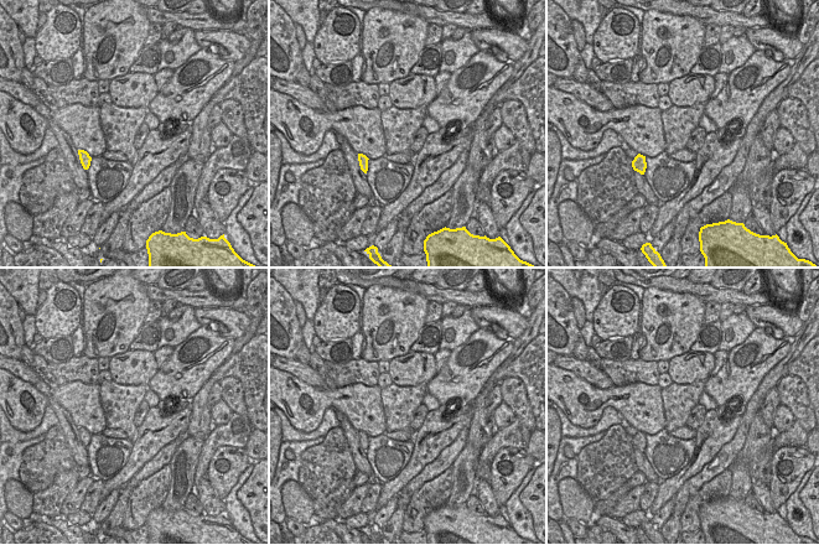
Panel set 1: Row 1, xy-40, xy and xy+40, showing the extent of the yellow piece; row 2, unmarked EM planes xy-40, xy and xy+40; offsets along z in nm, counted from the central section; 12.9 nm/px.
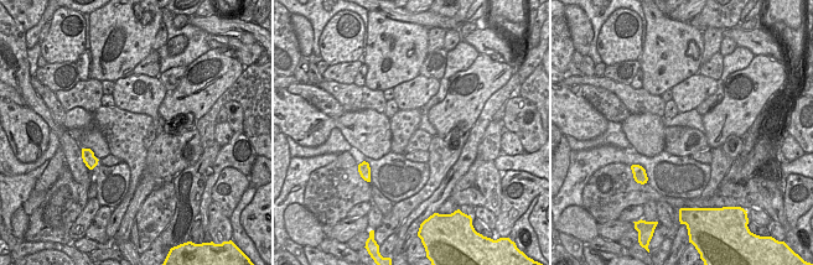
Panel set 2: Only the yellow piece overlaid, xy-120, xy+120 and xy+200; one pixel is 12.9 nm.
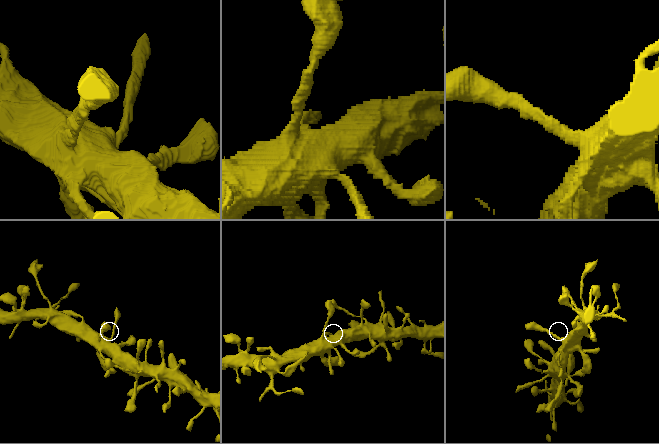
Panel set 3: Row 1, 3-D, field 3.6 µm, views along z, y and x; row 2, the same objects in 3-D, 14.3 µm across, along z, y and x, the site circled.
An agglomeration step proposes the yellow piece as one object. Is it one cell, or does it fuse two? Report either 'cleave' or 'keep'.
keep

